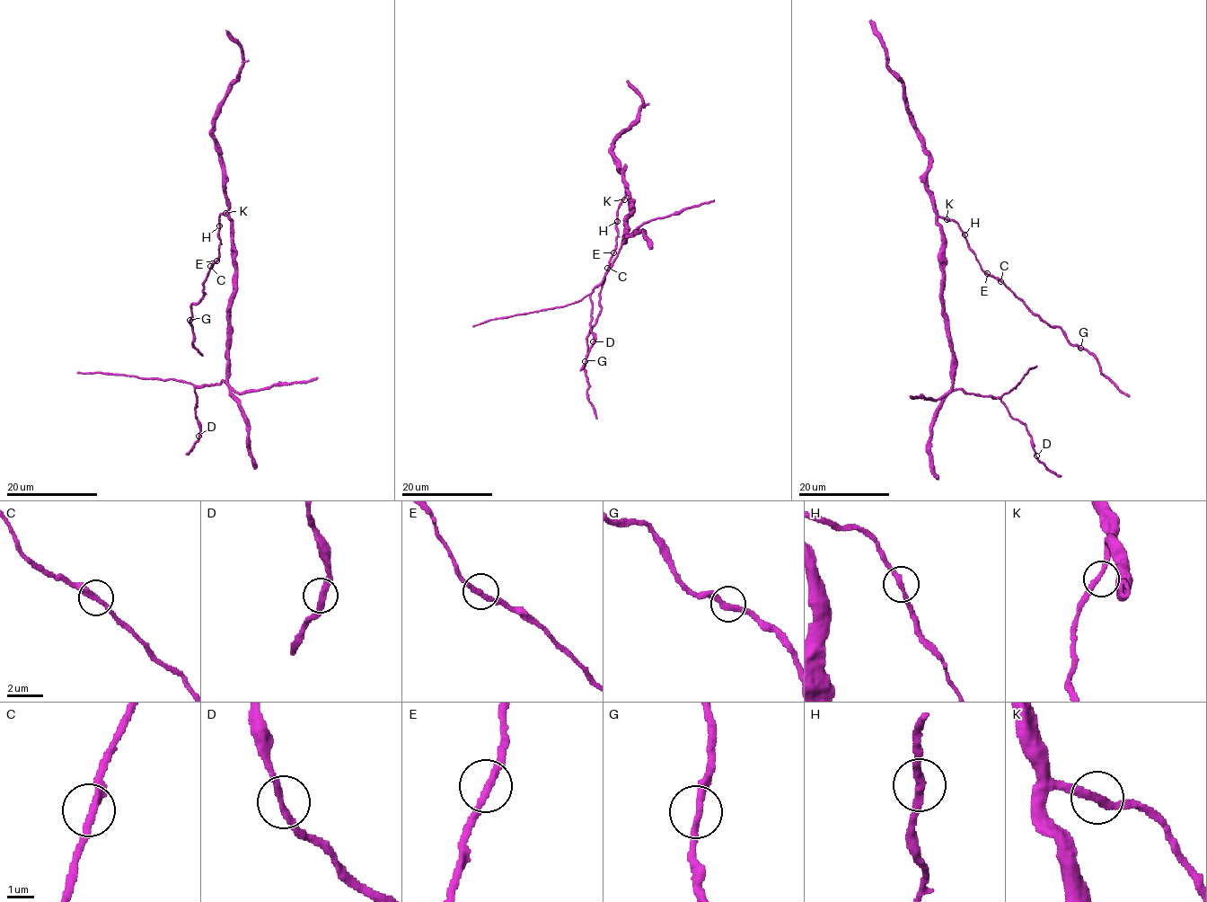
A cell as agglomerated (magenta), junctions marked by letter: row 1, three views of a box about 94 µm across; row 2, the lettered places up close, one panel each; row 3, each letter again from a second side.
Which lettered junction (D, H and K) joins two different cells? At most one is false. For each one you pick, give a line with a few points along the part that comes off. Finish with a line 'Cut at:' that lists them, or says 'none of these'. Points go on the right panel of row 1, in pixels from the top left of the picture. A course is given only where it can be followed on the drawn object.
Cut at: none of these

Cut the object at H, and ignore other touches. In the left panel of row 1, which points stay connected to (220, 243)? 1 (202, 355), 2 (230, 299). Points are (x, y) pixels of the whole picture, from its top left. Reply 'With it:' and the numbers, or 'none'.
With it: 1

